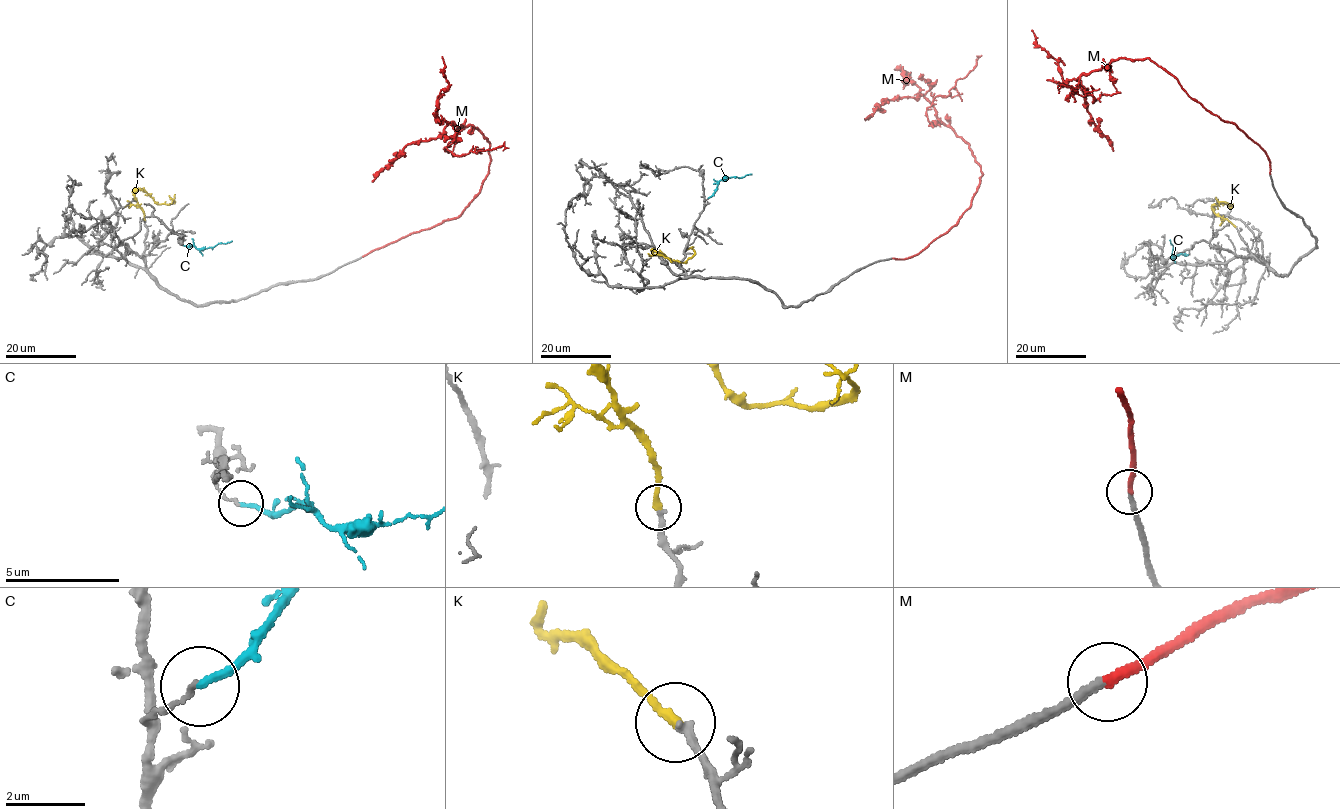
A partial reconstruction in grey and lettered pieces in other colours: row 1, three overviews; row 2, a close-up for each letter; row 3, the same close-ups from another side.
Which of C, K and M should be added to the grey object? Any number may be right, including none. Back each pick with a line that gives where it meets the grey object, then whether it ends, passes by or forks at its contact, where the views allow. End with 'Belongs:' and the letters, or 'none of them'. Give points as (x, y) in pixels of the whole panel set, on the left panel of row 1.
K: (144, 219) | it ends
M: (363, 256) | it ends
Belongs: K, M

